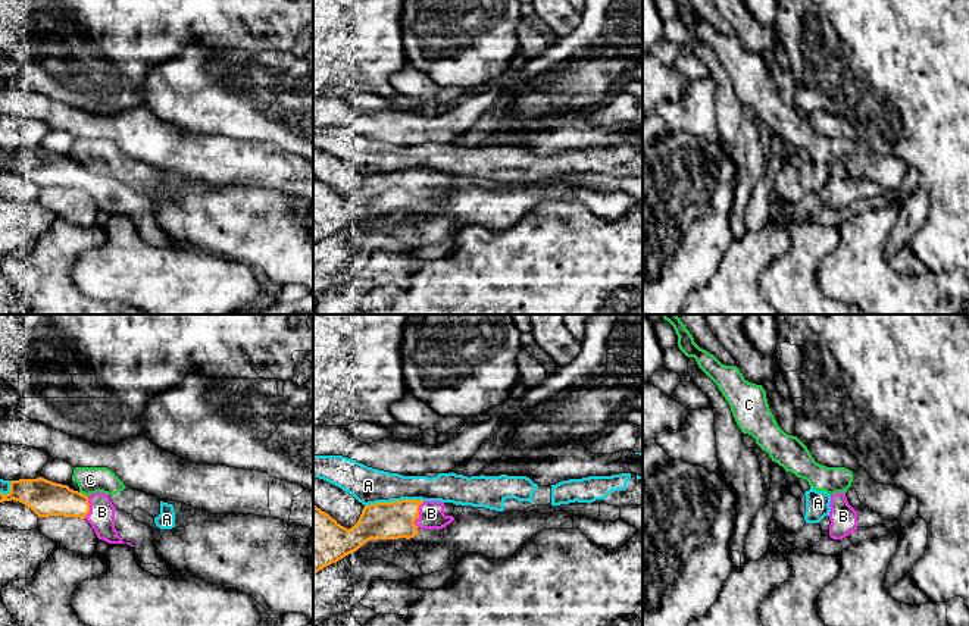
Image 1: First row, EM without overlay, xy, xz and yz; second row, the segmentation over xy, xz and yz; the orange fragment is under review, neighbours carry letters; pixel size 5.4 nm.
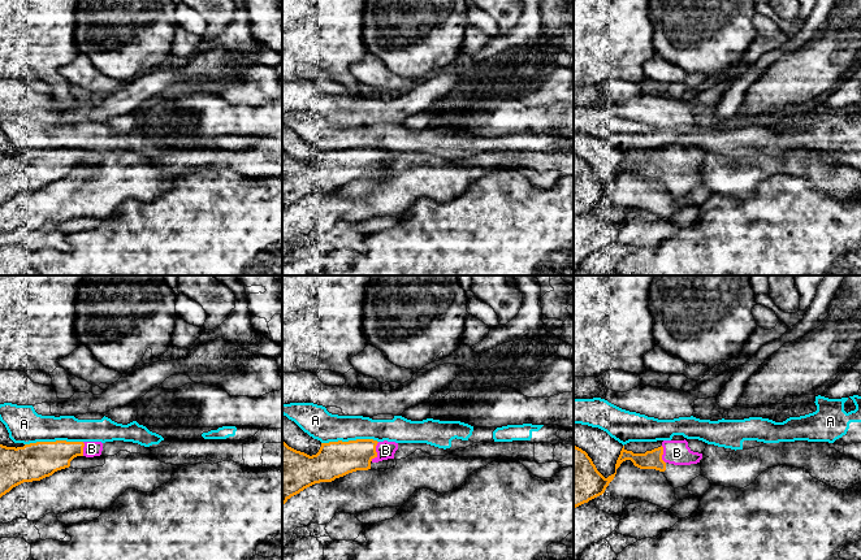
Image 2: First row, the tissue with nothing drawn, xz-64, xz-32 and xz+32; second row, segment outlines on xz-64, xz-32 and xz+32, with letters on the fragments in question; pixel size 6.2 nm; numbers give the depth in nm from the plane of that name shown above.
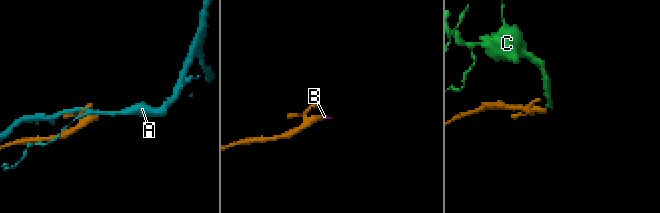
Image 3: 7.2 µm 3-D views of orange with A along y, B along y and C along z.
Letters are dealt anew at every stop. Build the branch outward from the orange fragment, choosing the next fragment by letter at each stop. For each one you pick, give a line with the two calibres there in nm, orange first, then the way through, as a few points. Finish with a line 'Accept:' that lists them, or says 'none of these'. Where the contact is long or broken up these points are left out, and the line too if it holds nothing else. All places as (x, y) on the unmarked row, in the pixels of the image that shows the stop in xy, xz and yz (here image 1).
B: calibres 200 and 140 nm; way xz (383, 191), (418, 185), (431, 184)
Accept: B

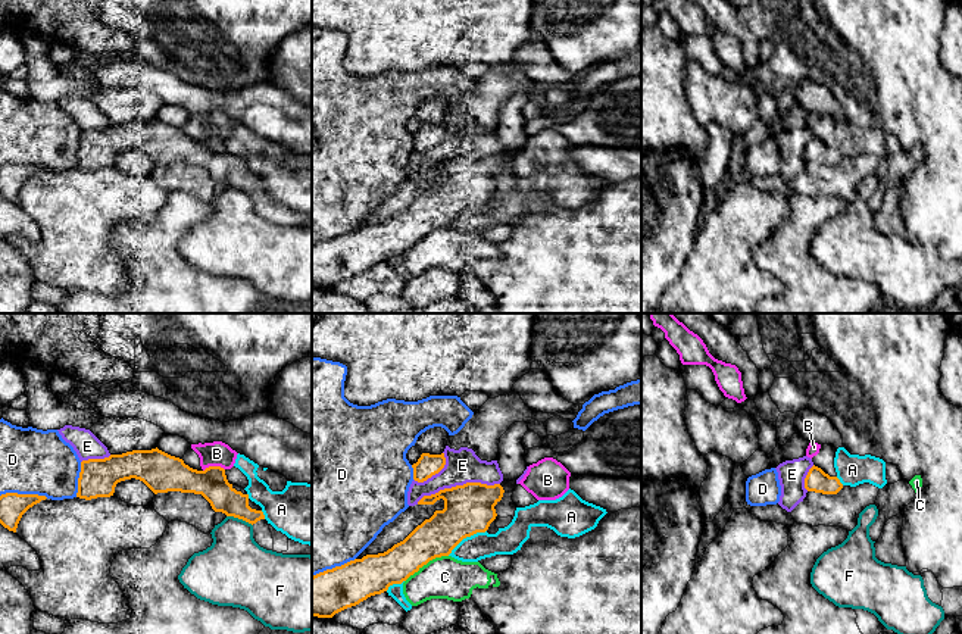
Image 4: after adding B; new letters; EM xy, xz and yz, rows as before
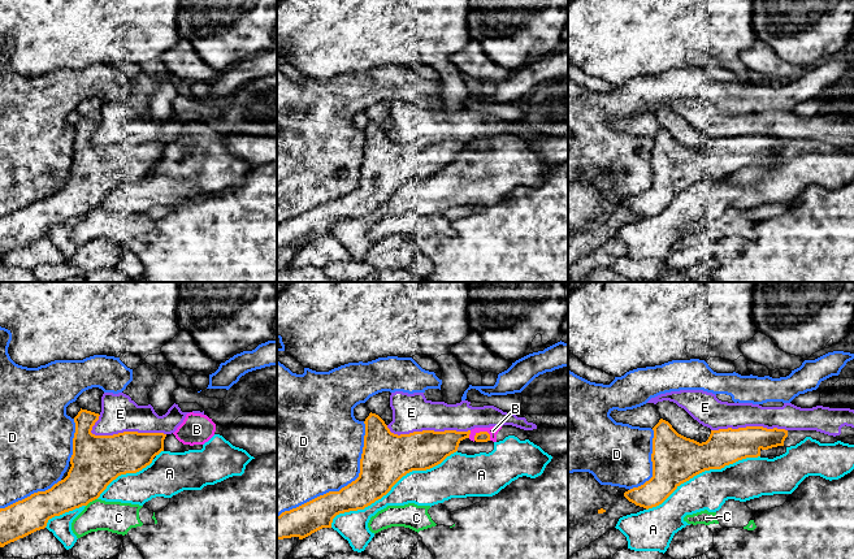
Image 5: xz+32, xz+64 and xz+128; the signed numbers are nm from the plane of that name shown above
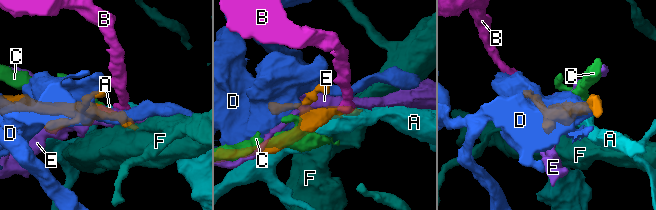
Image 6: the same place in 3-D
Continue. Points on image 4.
Accept: none of these

